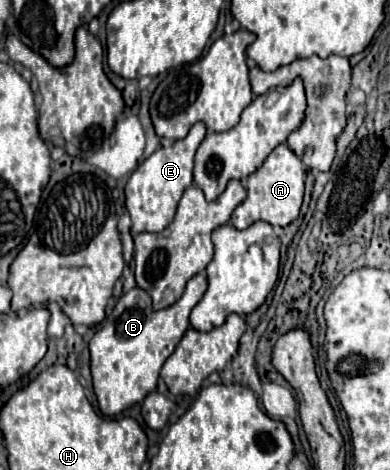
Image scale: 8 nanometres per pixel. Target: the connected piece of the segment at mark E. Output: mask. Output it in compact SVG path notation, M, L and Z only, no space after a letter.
M197 122L189 134L181 140L175 140L167 148L155 150L147 160L143 160L135 172L129 176L125 186L125 206L133 222L133 232L163 232L177 210L183 190L193 182L193 156L199 144L205 138L205 124Z

